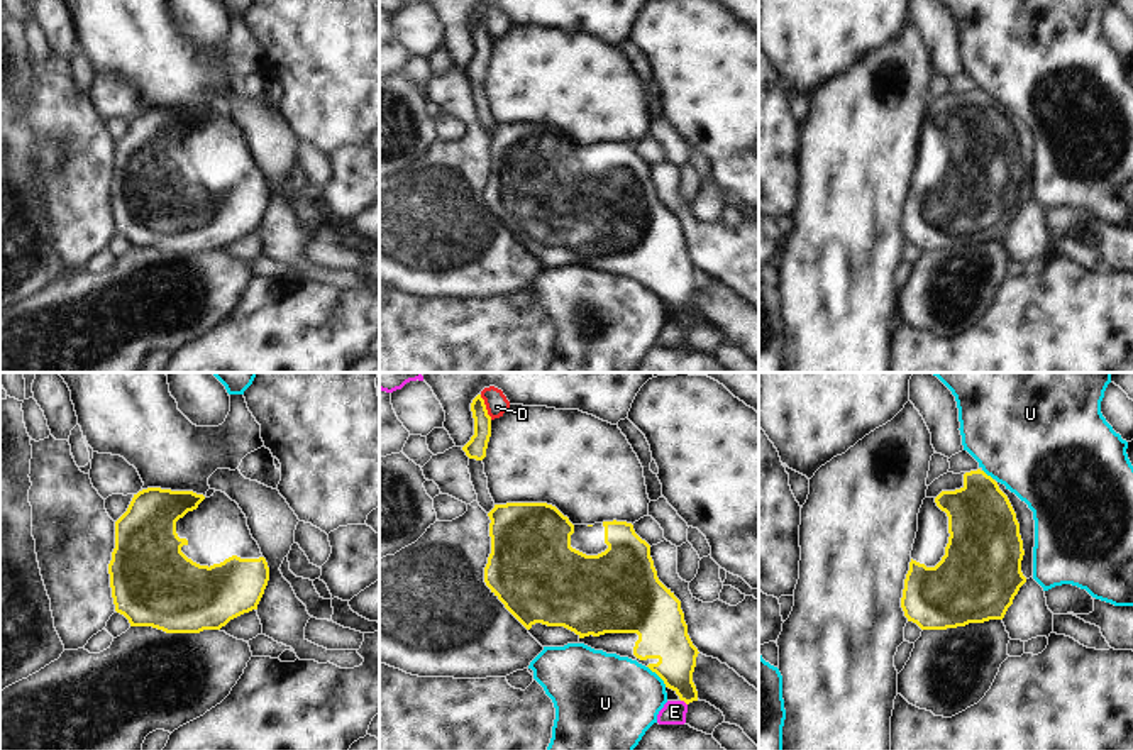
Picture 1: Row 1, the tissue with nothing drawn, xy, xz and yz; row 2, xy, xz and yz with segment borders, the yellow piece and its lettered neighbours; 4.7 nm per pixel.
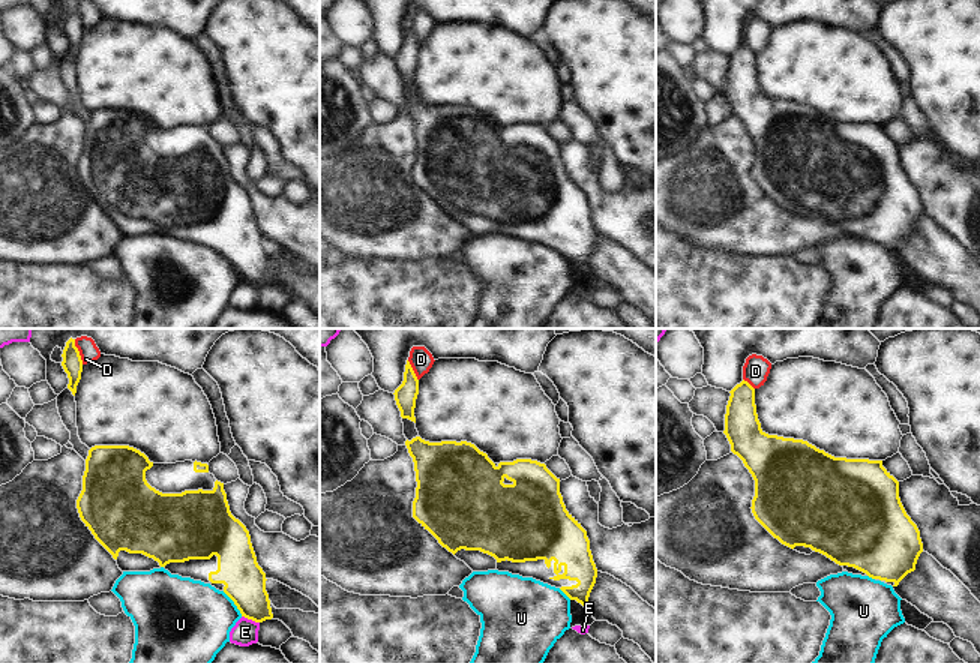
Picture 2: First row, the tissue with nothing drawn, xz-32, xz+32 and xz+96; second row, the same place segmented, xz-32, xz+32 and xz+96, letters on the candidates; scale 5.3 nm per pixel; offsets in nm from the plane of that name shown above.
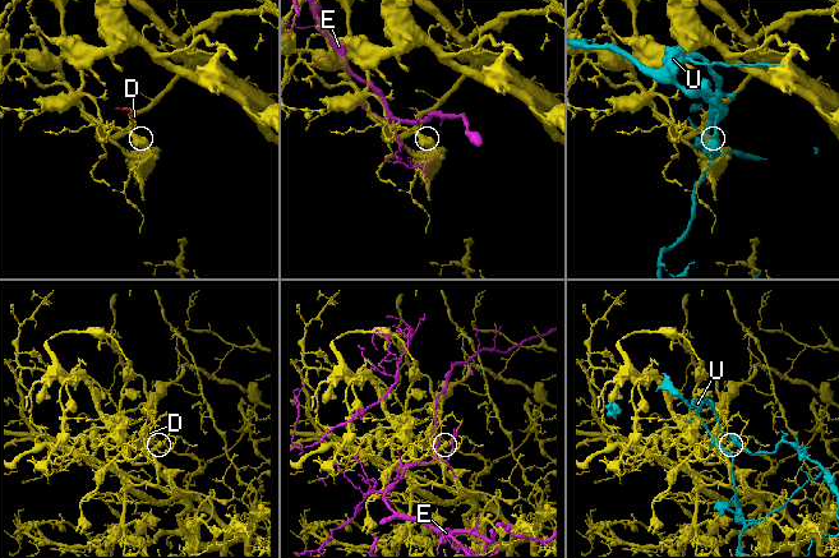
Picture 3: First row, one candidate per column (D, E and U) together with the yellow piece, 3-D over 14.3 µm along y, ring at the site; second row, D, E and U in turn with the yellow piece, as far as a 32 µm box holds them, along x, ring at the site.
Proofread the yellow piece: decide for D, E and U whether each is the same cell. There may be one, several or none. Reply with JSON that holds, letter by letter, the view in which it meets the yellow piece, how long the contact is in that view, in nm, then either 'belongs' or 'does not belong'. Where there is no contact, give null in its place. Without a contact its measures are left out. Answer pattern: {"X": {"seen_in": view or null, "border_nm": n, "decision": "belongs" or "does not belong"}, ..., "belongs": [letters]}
{"D": {"seen_in": "xz", "border_nm": 130, "decision": "does not belong"}, "E": {"seen_in": "xz", "border_nm": 40, "decision": "does not belong"}, "U": {"seen_in": "xz", "border_nm": 140, "decision": "does not belong"}, "belongs": []}

